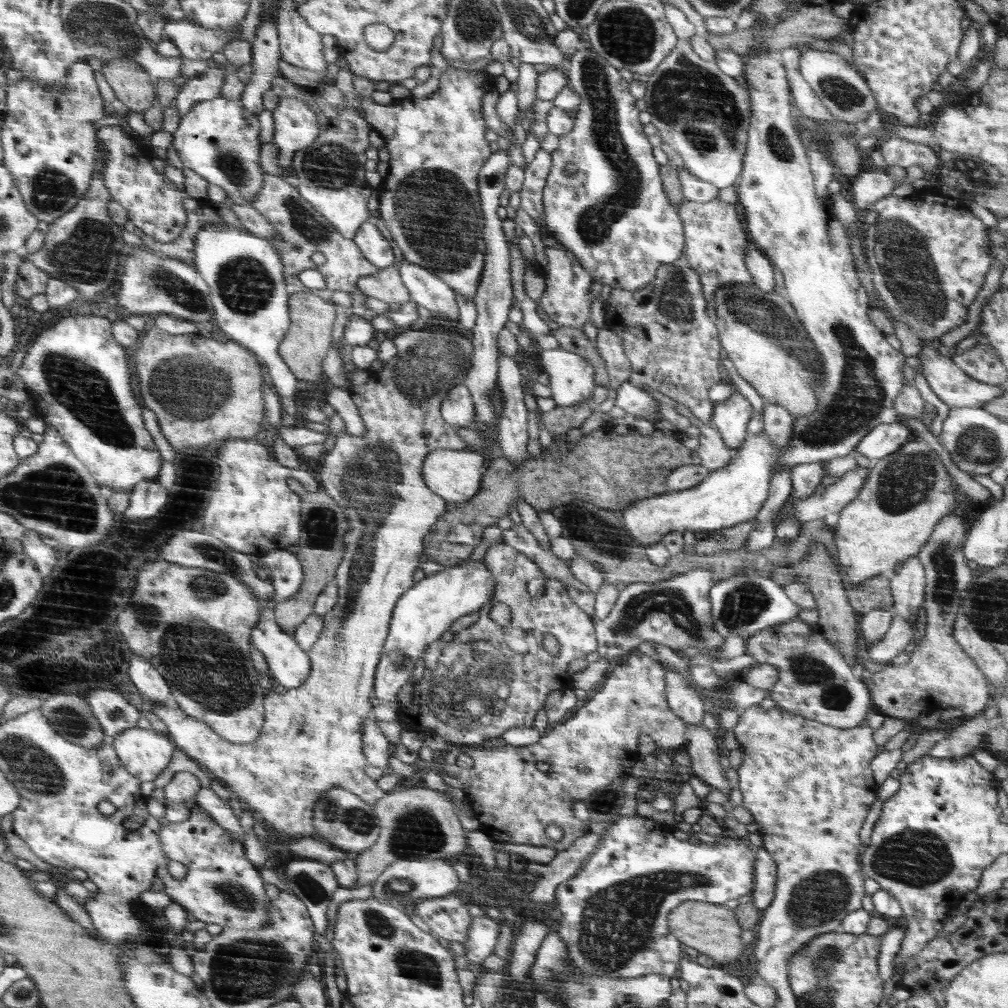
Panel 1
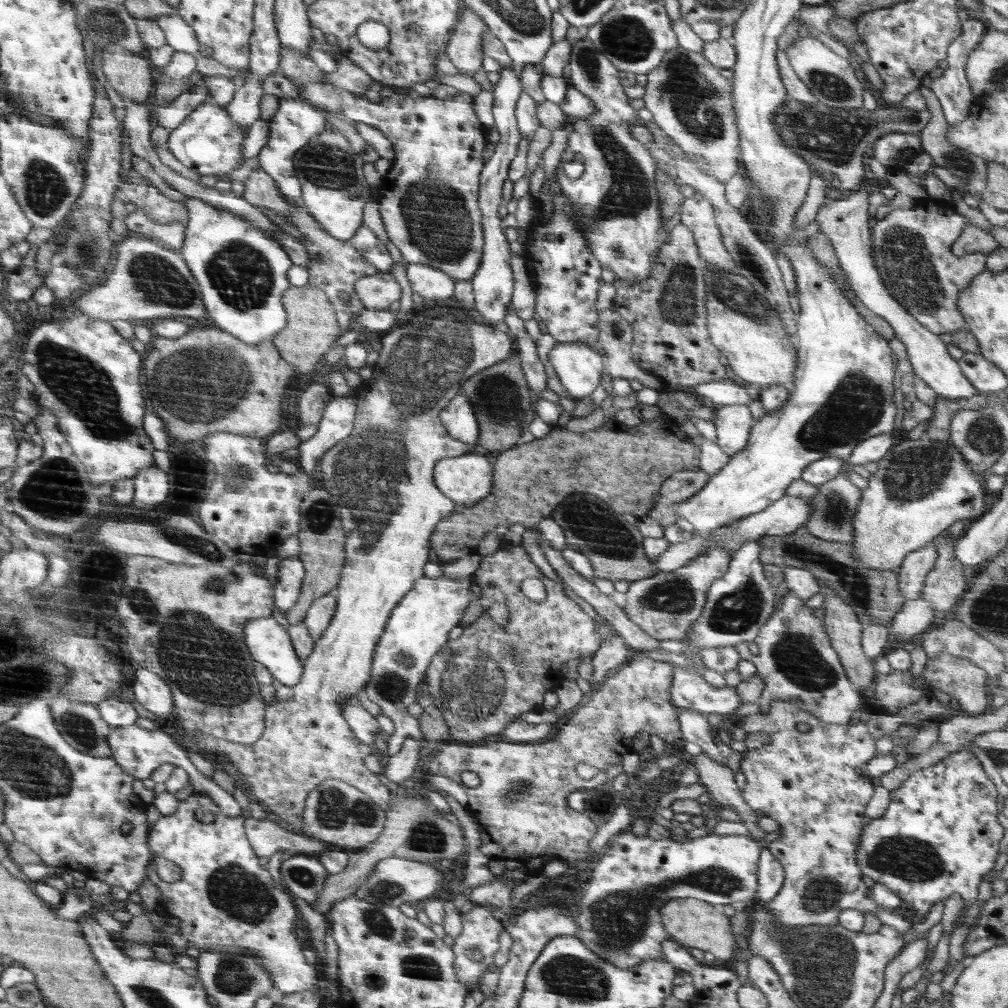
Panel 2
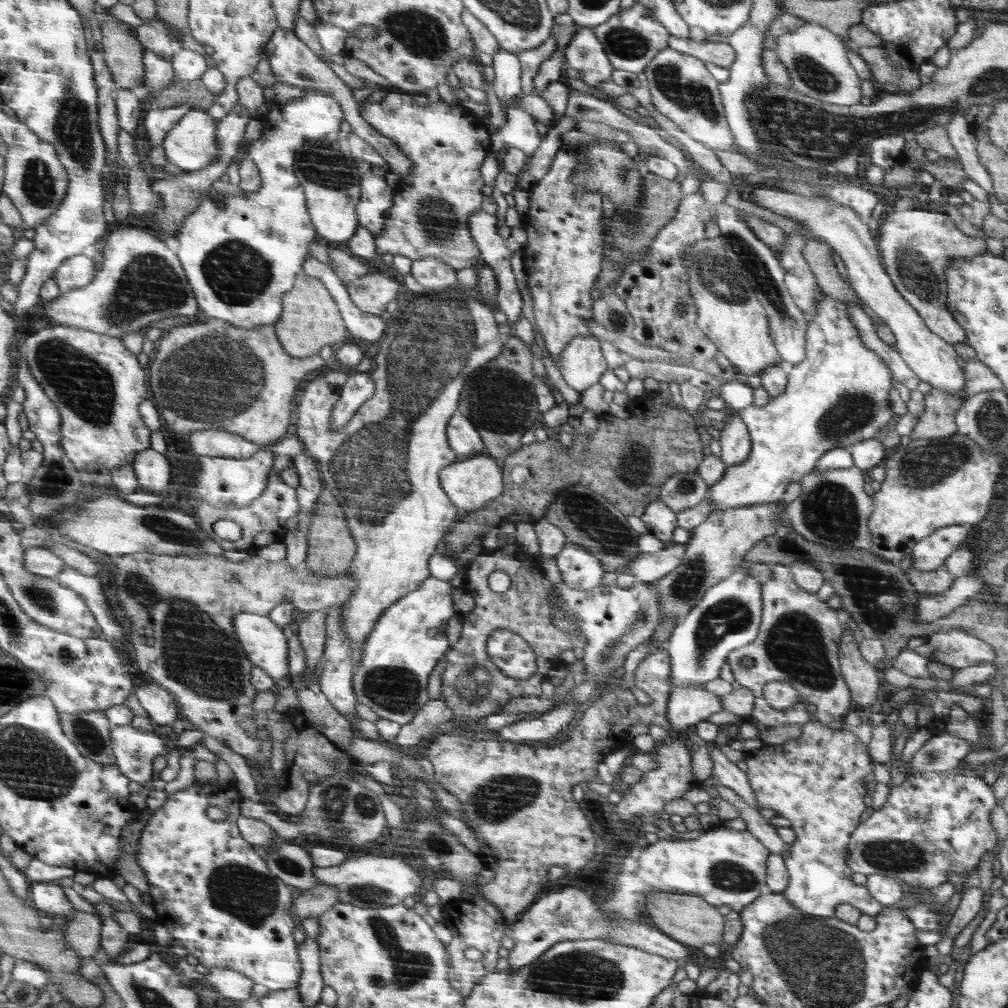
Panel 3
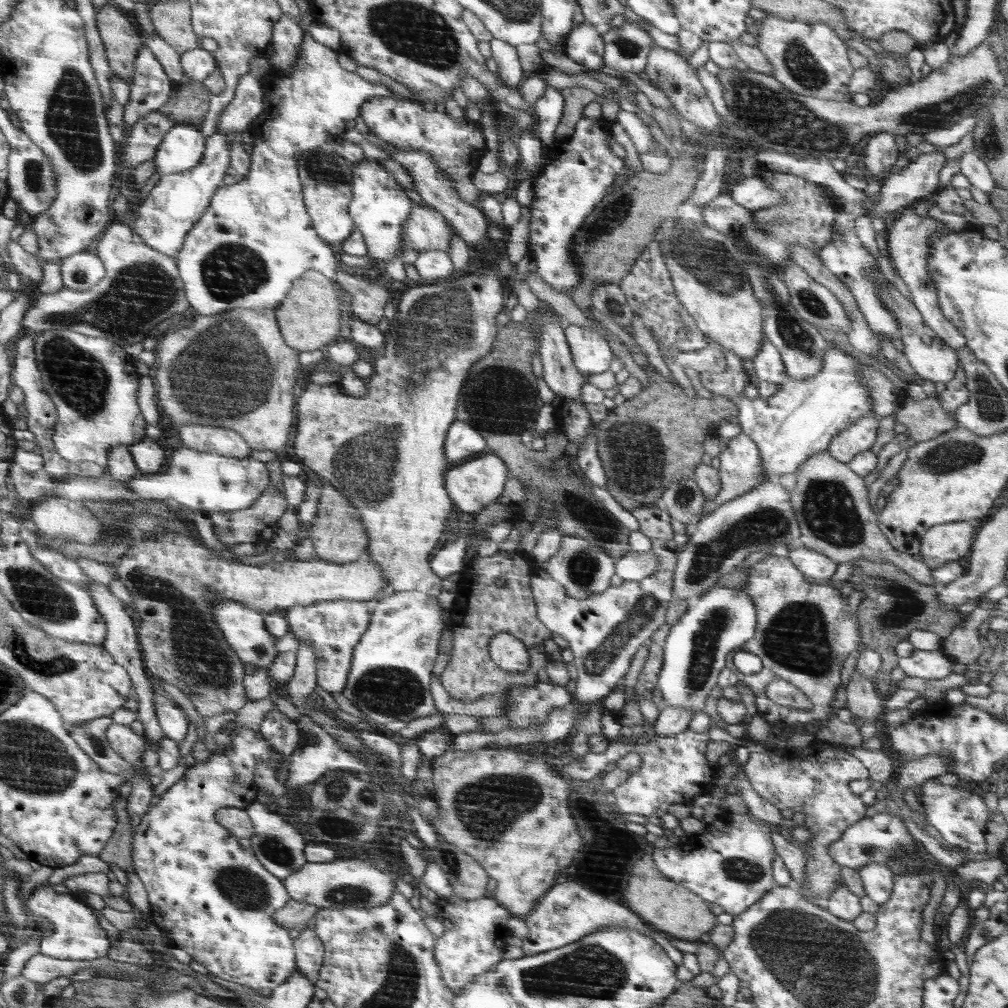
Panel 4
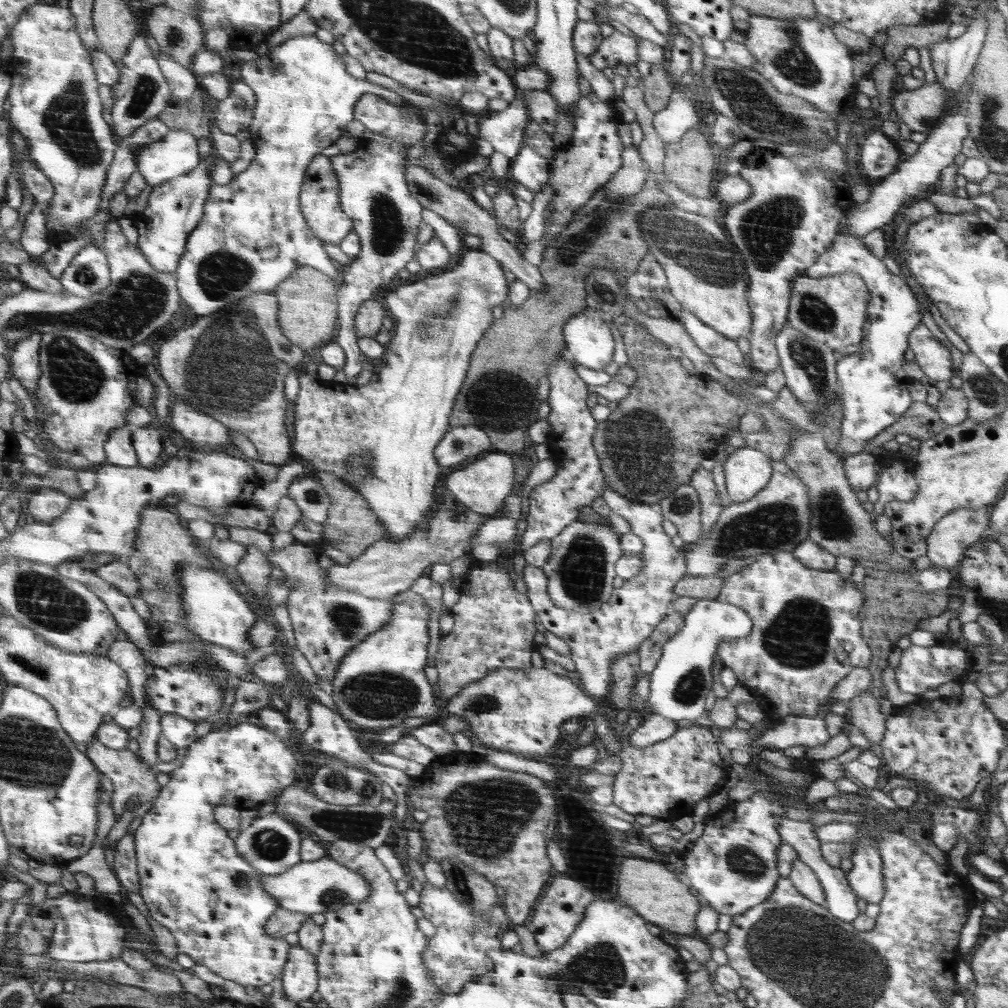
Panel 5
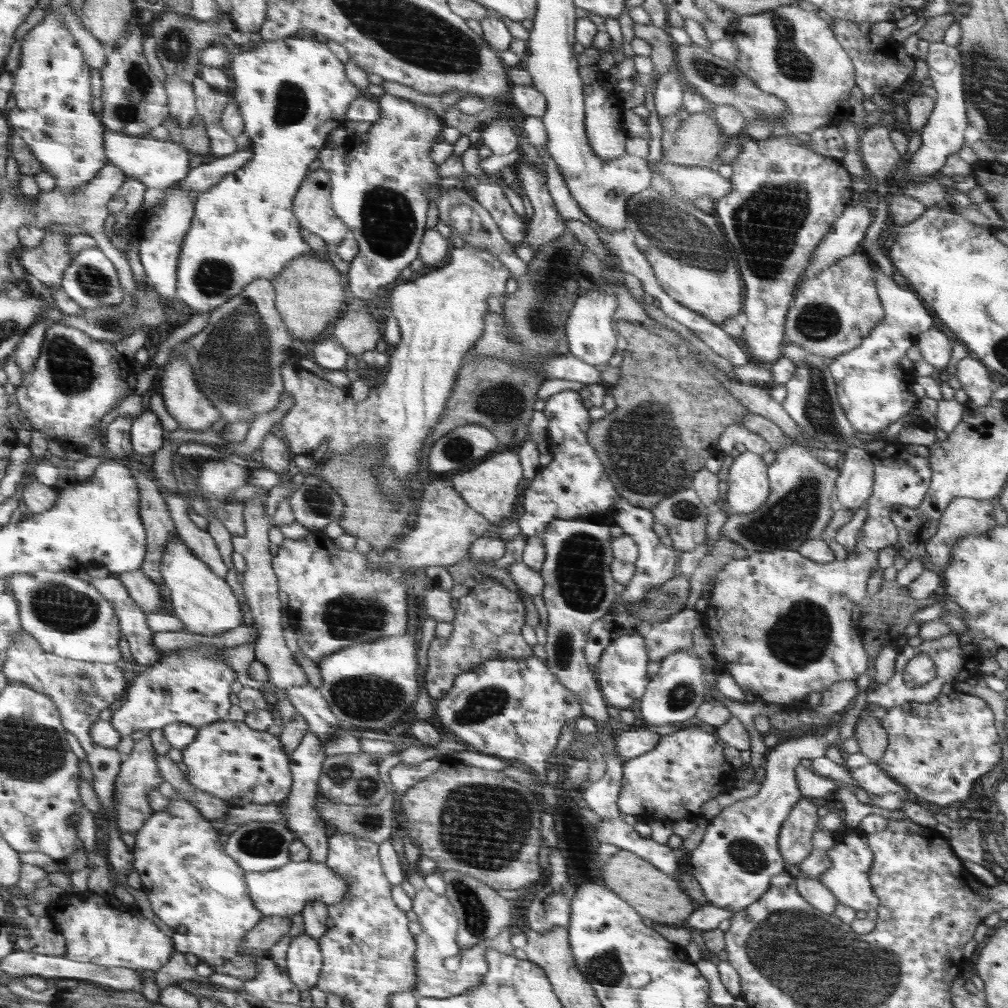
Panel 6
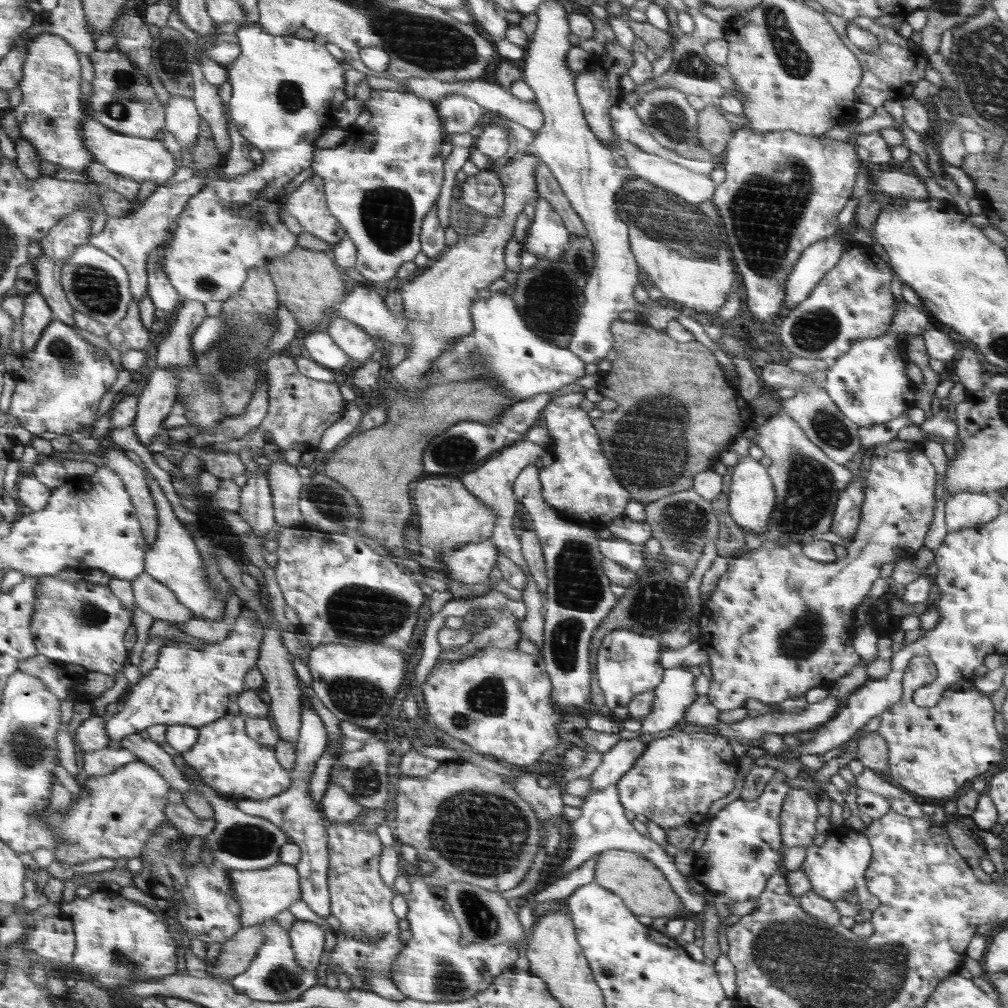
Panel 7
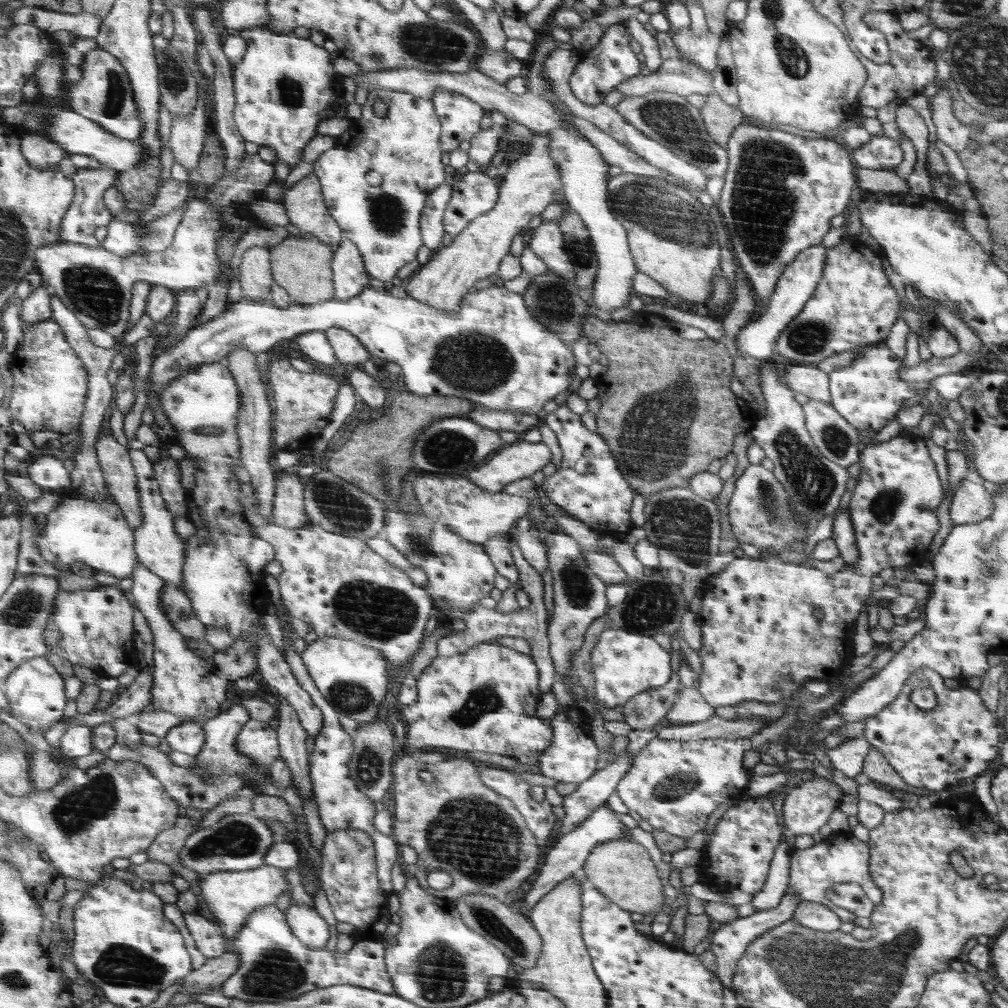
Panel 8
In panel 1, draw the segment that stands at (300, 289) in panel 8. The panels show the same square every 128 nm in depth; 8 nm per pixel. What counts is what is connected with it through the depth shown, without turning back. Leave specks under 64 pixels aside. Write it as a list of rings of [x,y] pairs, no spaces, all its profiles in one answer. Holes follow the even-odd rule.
[[[311,291],[292,293],[289,298],[289,314],[292,316],[292,325],[280,344],[280,355],[298,380],[316,382],[322,374],[322,360],[325,360],[330,344],[333,344],[333,325],[337,320],[336,307],[332,302],[329,303]]]

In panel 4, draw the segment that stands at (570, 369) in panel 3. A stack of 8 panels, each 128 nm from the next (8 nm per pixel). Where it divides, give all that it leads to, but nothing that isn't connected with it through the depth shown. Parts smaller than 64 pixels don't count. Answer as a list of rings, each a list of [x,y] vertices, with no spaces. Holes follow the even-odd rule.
[[[568,325],[565,335],[573,362],[586,380],[593,374],[605,373],[616,358],[604,336],[590,327]]]

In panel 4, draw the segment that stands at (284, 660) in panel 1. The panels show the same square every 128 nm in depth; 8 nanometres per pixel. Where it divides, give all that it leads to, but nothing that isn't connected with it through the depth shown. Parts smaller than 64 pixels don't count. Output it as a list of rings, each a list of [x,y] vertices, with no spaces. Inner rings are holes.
[[[222,599],[217,602],[213,608],[215,621],[219,627],[225,632],[226,640],[238,652],[239,658],[244,663],[250,663],[260,668],[266,668],[268,665],[273,665],[276,661],[278,652],[276,651],[276,642],[278,638],[274,638],[269,633],[268,629],[264,630],[264,621],[260,612],[252,607],[240,604],[234,599]]]

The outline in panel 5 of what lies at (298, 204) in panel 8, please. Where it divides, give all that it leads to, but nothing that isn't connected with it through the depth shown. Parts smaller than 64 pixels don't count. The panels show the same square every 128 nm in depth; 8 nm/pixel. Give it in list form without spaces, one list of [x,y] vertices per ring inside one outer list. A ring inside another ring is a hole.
[[[318,154],[309,165],[306,174],[306,182],[301,190],[301,210],[304,212],[309,229],[322,242],[338,244],[353,232],[353,221],[341,209],[340,178],[337,178],[333,169],[332,158]]]

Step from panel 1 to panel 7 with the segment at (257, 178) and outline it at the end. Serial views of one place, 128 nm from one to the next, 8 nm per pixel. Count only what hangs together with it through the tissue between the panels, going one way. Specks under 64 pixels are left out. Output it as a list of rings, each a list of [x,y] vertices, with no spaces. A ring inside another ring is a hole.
[[[94,117],[85,118],[83,137],[89,146],[89,151],[96,157],[98,163],[105,164],[110,170],[122,176],[135,178],[142,183],[151,181],[164,185],[178,172],[180,167],[175,154],[157,138],[134,137],[120,133]]]

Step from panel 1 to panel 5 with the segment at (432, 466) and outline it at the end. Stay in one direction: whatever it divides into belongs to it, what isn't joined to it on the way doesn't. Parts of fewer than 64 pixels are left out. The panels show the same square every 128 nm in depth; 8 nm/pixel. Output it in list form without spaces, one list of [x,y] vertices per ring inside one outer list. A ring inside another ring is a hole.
[[[496,451],[486,454],[468,467],[451,473],[447,476],[446,488],[454,494],[454,498],[460,501],[466,508],[476,511],[478,514],[489,516],[498,512],[504,498],[512,492],[514,484],[514,462],[504,451]]]

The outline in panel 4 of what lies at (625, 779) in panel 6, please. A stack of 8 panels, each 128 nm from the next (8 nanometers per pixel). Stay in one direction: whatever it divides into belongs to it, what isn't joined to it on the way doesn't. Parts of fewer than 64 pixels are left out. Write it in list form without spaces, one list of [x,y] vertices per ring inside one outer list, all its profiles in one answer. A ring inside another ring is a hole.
[[[689,728],[678,734],[658,737],[654,741],[619,739],[610,741],[602,753],[590,752],[579,757],[574,756],[570,764],[557,763],[555,770],[564,779],[595,780],[605,772],[603,767],[608,761],[615,761],[629,752],[635,752],[642,757],[643,765],[638,770],[631,771],[628,778],[612,791],[616,797],[614,808],[622,813],[661,817],[668,812],[670,805],[691,803],[696,794],[706,794],[712,788],[714,768],[705,757],[709,742],[708,732],[696,732]]]

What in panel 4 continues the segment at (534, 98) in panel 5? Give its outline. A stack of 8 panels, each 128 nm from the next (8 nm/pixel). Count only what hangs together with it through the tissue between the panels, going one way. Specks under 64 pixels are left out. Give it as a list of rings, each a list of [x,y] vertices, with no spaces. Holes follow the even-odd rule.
[[[546,86],[543,95],[535,102],[534,118],[537,119],[537,125],[534,125],[535,135],[544,142],[555,142],[555,132],[558,123],[563,115],[565,105],[564,97],[559,90]]]

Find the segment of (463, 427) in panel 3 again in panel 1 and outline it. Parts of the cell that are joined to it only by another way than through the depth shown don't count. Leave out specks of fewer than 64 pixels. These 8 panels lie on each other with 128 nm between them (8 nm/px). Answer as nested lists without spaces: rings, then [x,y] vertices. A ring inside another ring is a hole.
[[[464,384],[455,386],[442,402],[441,414],[446,423],[457,428],[467,428],[474,423],[474,402]]]

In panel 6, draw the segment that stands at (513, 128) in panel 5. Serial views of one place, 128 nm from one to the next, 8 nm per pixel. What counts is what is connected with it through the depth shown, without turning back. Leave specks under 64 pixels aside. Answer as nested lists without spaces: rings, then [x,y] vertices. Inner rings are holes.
[[[502,119],[487,122],[480,128],[482,144],[496,155],[520,153],[519,138],[514,129]]]

